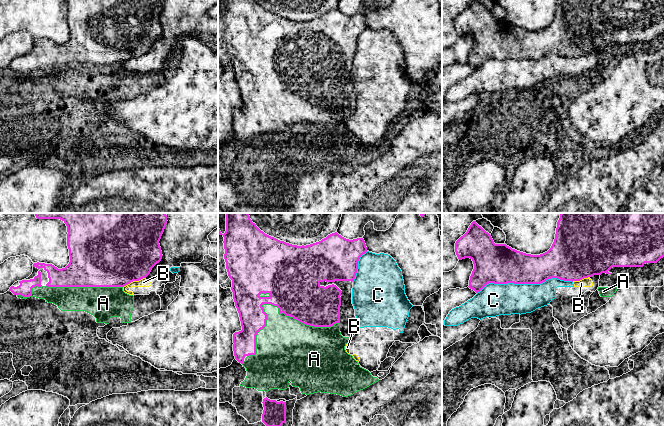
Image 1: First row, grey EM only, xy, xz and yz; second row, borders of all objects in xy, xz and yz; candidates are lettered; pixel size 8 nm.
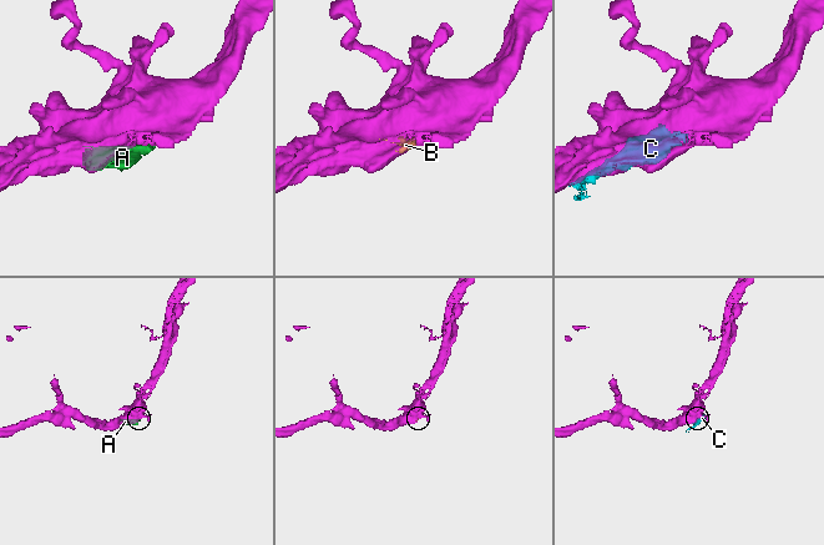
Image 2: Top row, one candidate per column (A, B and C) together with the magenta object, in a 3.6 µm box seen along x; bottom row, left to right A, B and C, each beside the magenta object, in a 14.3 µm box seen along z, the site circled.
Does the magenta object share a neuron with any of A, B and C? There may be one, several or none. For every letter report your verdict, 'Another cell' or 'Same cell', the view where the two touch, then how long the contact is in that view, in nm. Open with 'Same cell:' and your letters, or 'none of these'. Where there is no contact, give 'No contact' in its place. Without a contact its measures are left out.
Same cell: A
A: Same cell. Touches magenta in xz. Shared border 800 nm
B: Another cell. Touches magenta in xy. Shared border 200 nm
C: Another cell. Touches magenta in yz. Shared border 750 nm

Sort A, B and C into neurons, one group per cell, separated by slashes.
A / B C

